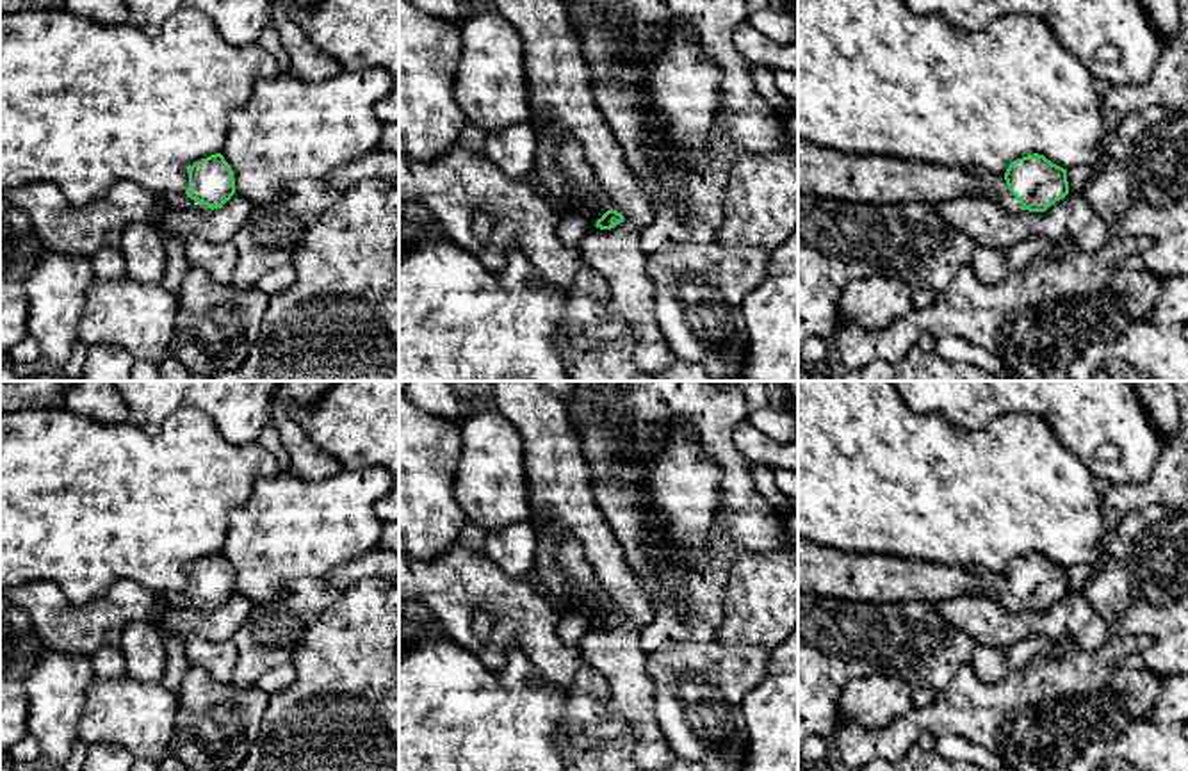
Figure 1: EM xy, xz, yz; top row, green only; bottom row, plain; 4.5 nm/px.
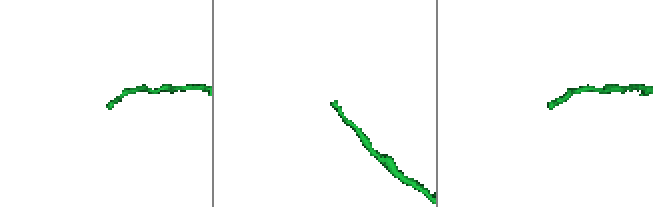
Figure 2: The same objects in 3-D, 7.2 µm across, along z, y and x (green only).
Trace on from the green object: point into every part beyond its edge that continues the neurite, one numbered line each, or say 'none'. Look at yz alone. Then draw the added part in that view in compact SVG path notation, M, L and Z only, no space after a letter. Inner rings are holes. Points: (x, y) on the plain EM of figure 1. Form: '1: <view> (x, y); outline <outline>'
1: yz (992, 586); outline M965 566L980 582L980 589L974 597L989 598L1001 604L1008 611L1021 611L1022 604L1010 591L1005 575L997 575L978 566Z

